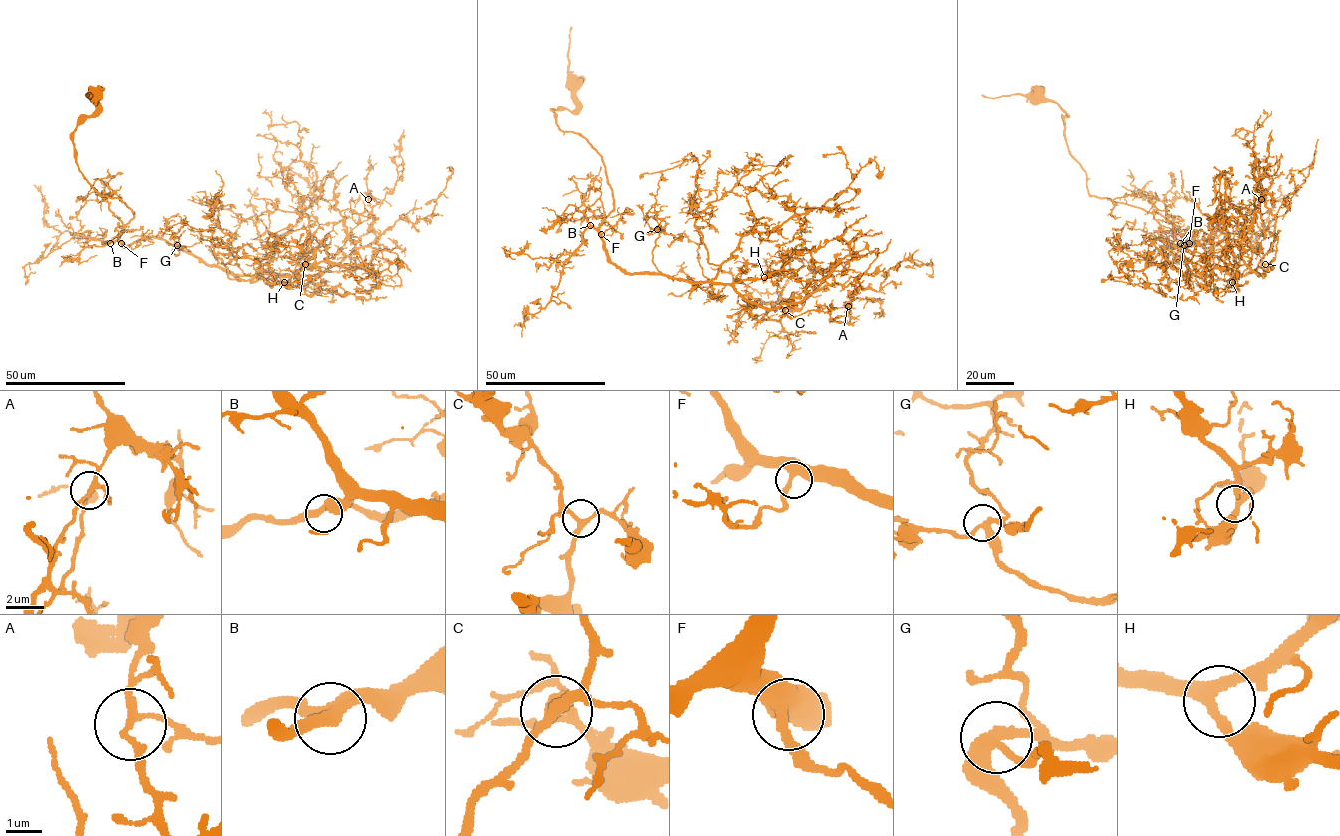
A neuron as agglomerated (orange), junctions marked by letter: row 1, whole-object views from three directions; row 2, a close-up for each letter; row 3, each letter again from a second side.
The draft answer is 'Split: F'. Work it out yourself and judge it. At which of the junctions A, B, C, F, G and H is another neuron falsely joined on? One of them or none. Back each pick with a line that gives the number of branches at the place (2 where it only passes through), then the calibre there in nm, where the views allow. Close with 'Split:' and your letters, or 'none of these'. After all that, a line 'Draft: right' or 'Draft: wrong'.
Split: none of these
Draft: wrong

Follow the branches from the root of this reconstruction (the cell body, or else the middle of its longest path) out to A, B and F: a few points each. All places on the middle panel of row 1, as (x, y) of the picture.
A: (574, 83), (576, 109), (554, 117), (601, 157), (612, 262), (729, 284), (769, 308), (851, 284), (848, 305)
B: (574, 83), (576, 109), (554, 109), (555, 122), (600, 156), (613, 194), (614, 209), (597, 227), (590, 225)
F: (574, 83), (576, 109), (554, 109), (554, 117), (601, 157), (614, 207), (601, 234)

